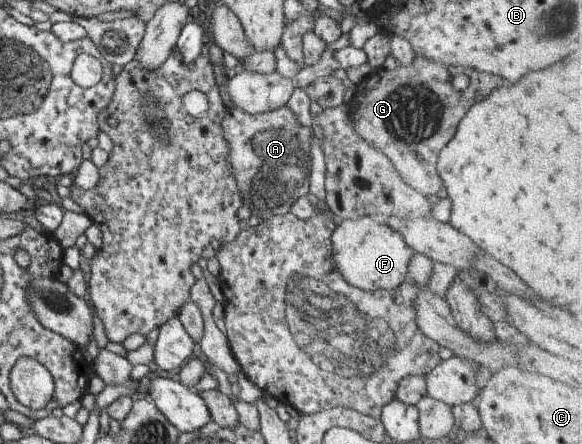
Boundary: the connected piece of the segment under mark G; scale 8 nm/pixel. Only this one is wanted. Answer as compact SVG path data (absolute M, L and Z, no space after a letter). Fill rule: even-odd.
M415 57L411 64L402 66L397 64L393 70L383 68L373 70L355 88L353 97L353 118L354 132L363 140L382 153L392 163L399 177L422 196L435 195L441 189L442 181L436 170L441 147L453 137L457 121L467 113L467 109L483 99L487 93L491 93L495 87L503 85L503 79L493 74L471 71L469 83L462 92L451 89L451 71L453 67L443 64L436 64L433 60L424 57Z

